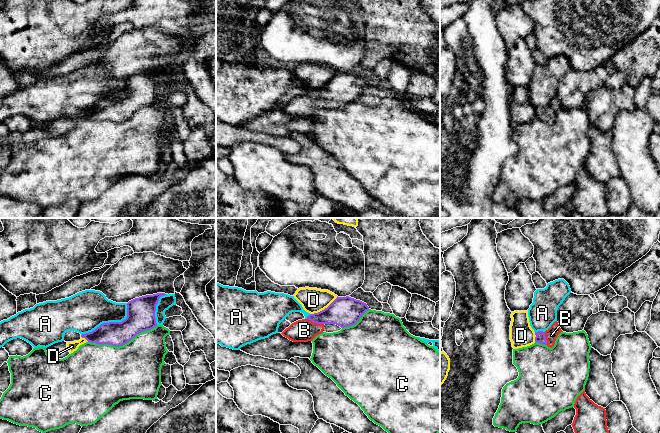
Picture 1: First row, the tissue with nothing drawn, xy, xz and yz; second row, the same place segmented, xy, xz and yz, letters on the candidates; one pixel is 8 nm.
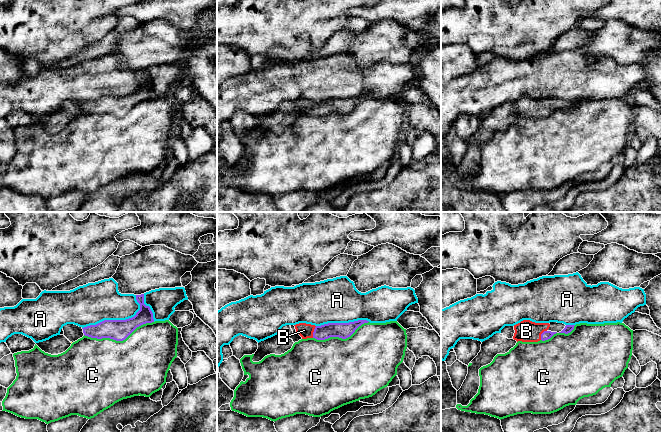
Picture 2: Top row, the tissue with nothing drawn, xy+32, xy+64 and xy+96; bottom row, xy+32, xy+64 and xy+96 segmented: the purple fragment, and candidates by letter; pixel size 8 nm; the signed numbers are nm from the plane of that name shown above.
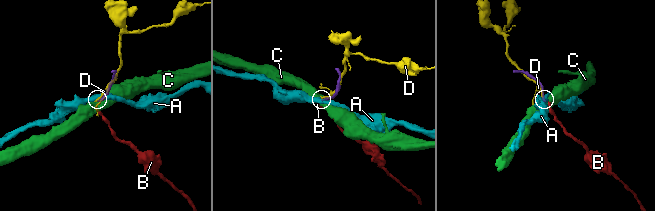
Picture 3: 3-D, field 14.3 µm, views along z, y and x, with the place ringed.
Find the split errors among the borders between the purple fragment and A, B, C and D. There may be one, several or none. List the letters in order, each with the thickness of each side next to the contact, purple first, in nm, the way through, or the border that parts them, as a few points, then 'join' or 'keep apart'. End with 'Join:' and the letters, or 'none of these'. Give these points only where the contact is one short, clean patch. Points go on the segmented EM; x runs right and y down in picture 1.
A: calibres 220 and 320 nm; keep apart
B: calibres 240 and 180 nm; way xz (344, 311), (322, 317), (315, 322), (308, 329), (304, 330); join
C: calibres 200 and 460 nm; keep apart
D: calibres 240 and 200 nm; keep apart
Join: B

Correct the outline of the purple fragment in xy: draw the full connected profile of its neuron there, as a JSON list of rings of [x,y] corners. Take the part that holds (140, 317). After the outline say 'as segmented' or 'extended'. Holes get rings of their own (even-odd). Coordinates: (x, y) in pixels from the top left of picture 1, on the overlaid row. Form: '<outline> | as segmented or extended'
[[[157,293],[135,298],[127,303],[127,317],[122,322],[103,323],[92,332],[82,334],[88,342],[123,346],[137,334],[157,326],[155,311],[159,298],[166,295]]] | as segmented

